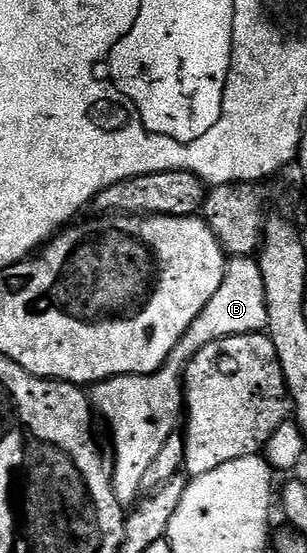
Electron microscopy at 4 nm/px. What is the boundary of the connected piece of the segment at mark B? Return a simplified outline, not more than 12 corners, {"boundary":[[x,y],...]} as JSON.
{"boundary":[[232,257],[221,287],[166,363],[90,387],[115,429],[115,495],[124,508],[176,433],[194,355],[260,333],[259,263]]}

